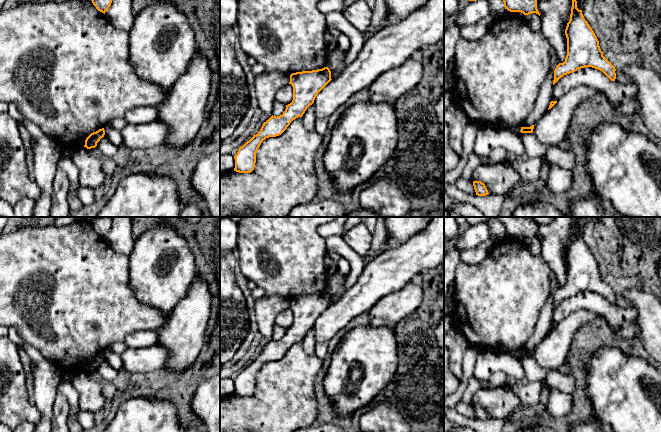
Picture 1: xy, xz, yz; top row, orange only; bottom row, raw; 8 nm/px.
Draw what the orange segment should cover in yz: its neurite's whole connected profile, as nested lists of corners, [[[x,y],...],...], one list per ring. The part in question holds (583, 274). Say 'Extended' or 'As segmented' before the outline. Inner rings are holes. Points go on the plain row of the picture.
As segmented. [[[572,221],[570,244],[565,253],[567,279],[563,287],[554,294],[553,309],[564,299],[581,292],[592,291],[602,295],[611,305],[616,303],[616,293],[604,280],[599,265],[585,244],[582,234],[577,232],[577,225]]]

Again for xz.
As segmented. [[[328,291],[292,297],[289,306],[293,311],[292,326],[286,329],[282,339],[277,341],[272,339],[263,347],[260,355],[239,372],[234,380],[234,395],[239,397],[252,396],[256,387],[256,377],[261,367],[266,362],[281,359],[293,344],[302,341],[307,332],[314,327],[318,317],[331,304],[331,295]]]

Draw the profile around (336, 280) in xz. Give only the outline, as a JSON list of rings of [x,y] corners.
[[[336,272],[330,280],[327,291],[330,294],[337,291],[340,288],[342,281],[343,281],[343,277],[338,272]]]

